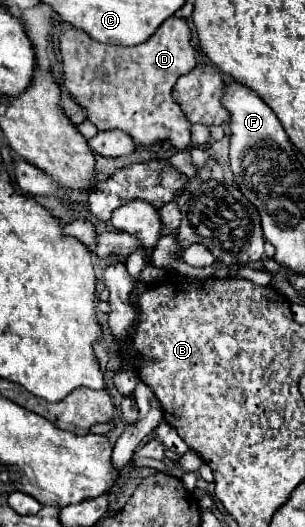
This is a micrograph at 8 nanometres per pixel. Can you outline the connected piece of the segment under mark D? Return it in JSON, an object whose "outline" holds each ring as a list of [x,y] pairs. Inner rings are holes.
{"outline":[[[166,19],[162,27],[146,43],[136,47],[104,45],[94,41],[80,29],[68,29],[60,35],[60,53],[64,87],[70,93],[70,97],[76,103],[80,103],[80,107],[84,105],[88,121],[94,123],[98,129],[120,129],[132,137],[136,147],[152,145],[164,139],[170,139],[176,149],[186,149],[190,145],[190,121],[184,117],[178,103],[174,103],[170,97],[176,79],[196,67],[196,51],[190,45],[190,29],[184,19]]]}

